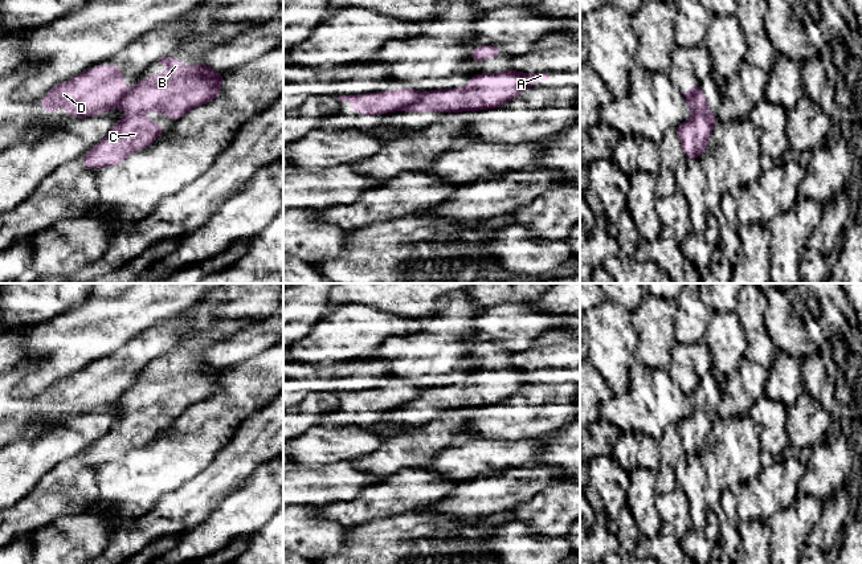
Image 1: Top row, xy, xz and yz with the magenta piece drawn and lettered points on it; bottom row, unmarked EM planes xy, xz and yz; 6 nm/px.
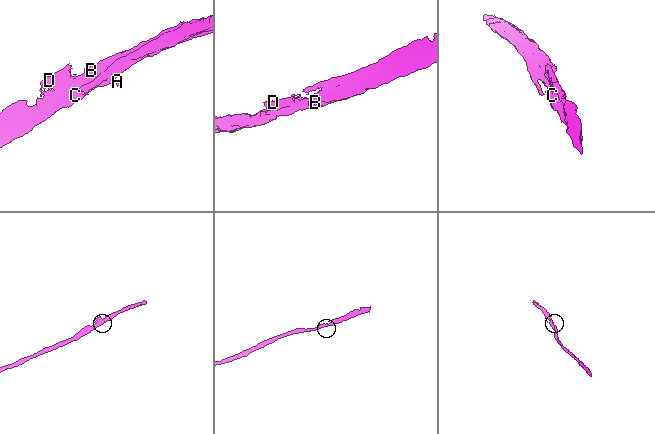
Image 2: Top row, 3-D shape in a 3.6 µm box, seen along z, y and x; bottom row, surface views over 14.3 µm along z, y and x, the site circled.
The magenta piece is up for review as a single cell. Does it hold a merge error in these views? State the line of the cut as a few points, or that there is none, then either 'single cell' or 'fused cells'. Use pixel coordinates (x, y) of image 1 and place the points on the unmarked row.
cut xz (424, 389), (416, 397), (400, 405); fused cells

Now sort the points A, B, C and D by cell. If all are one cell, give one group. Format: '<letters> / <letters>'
A B C / D

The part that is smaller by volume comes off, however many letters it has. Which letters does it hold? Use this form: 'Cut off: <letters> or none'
Cut off: D

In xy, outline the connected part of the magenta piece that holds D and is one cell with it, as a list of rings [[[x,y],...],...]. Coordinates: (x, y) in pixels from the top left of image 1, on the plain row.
[[[97,361],[70,379],[60,379],[38,399],[44,409],[64,404],[73,414],[83,414],[111,406],[127,389],[120,361]]]

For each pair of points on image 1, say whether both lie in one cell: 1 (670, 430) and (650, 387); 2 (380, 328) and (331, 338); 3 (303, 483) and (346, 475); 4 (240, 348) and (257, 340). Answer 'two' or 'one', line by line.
1: two
2: one
3: one
4: one

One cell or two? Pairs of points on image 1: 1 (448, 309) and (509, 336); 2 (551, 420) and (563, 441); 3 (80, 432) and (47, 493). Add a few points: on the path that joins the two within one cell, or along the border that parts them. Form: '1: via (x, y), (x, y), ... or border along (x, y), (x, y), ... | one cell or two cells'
1: border along (483, 310), (470, 332), (469, 340), (472, 343) | two cells
2: border along (566, 425), (551, 432), (544, 438) | two cells
3: border along (80, 453), (61, 460), (40, 478) | two cells

